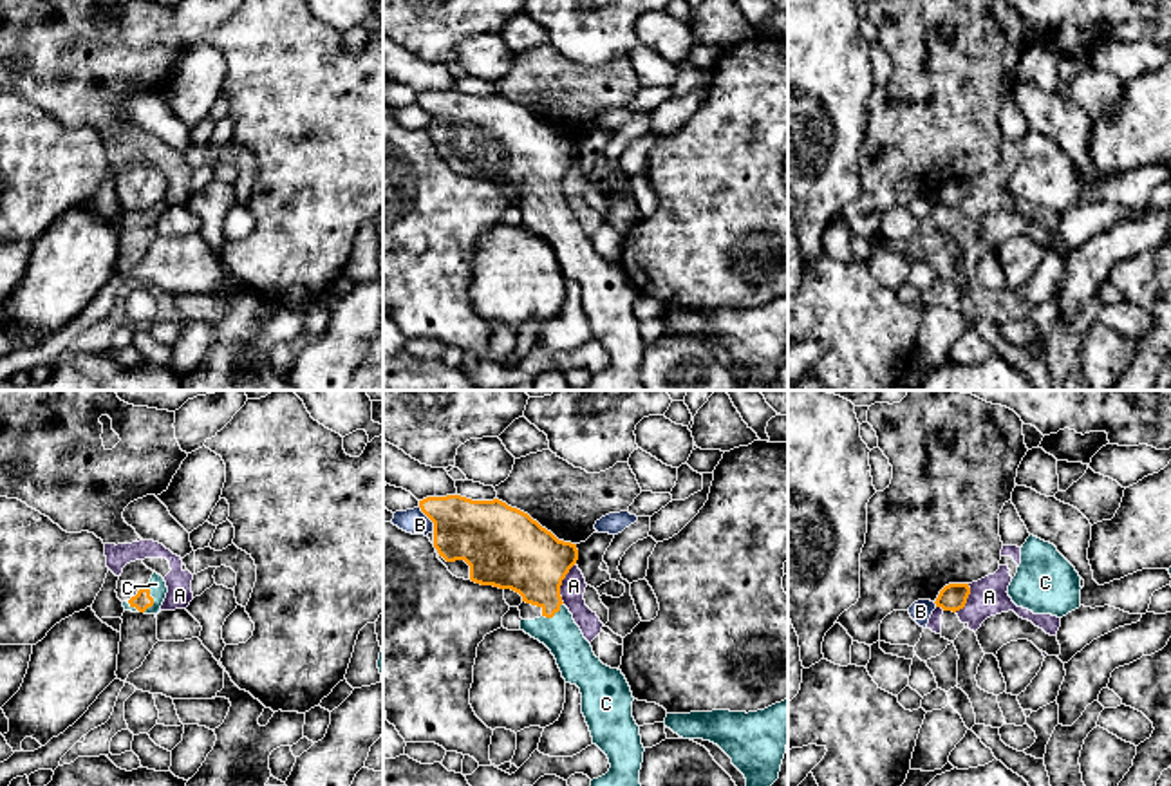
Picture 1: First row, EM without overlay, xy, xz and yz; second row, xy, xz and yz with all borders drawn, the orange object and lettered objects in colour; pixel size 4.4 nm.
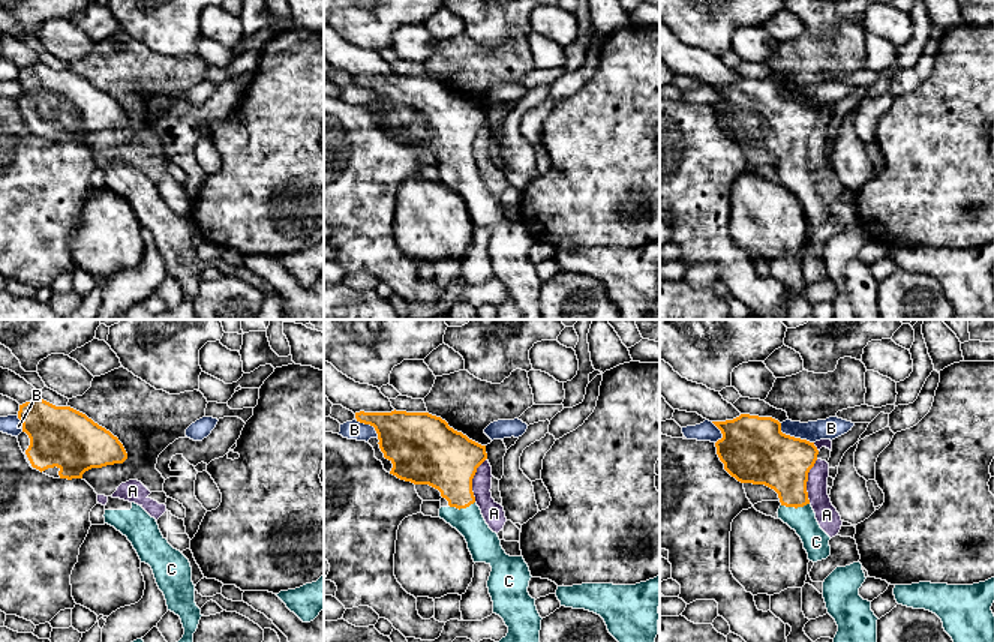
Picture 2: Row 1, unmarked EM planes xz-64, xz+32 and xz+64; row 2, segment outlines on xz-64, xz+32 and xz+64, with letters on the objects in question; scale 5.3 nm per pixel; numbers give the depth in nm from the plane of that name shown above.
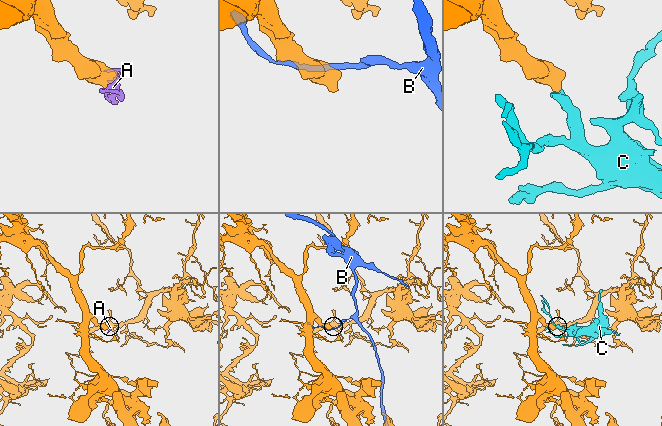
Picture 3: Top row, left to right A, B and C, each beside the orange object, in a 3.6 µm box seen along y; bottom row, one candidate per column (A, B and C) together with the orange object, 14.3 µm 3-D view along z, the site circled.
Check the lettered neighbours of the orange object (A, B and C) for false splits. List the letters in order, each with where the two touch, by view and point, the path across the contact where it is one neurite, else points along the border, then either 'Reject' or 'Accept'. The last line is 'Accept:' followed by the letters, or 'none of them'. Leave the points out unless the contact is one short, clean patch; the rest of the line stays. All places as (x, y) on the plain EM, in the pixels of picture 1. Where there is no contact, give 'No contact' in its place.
A: Touches orange at xz (561, 177). Boundary: xz (575, 158), (561, 181), (562, 197). Reject
B: Touches orange at xz (429, 112). Reject
C: Touches orange at xy (152, 194). Path across: xy (141, 196), (152, 194), (158, 181). Accept
Accept: C

